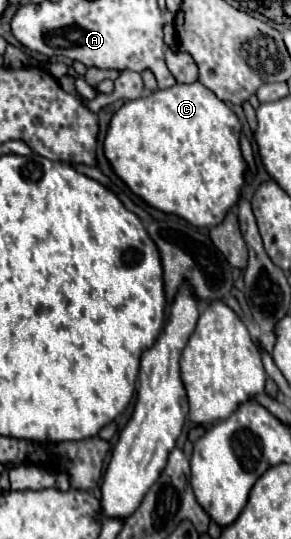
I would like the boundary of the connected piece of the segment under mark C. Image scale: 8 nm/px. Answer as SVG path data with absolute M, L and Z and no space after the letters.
M201 82L175 84L139 100L129 100L113 114L105 136L105 156L131 192L141 196L149 206L175 214L197 228L211 228L221 224L227 212L241 200L247 176L247 164L241 156L239 142L241 132L243 124L239 116L207 86Z

